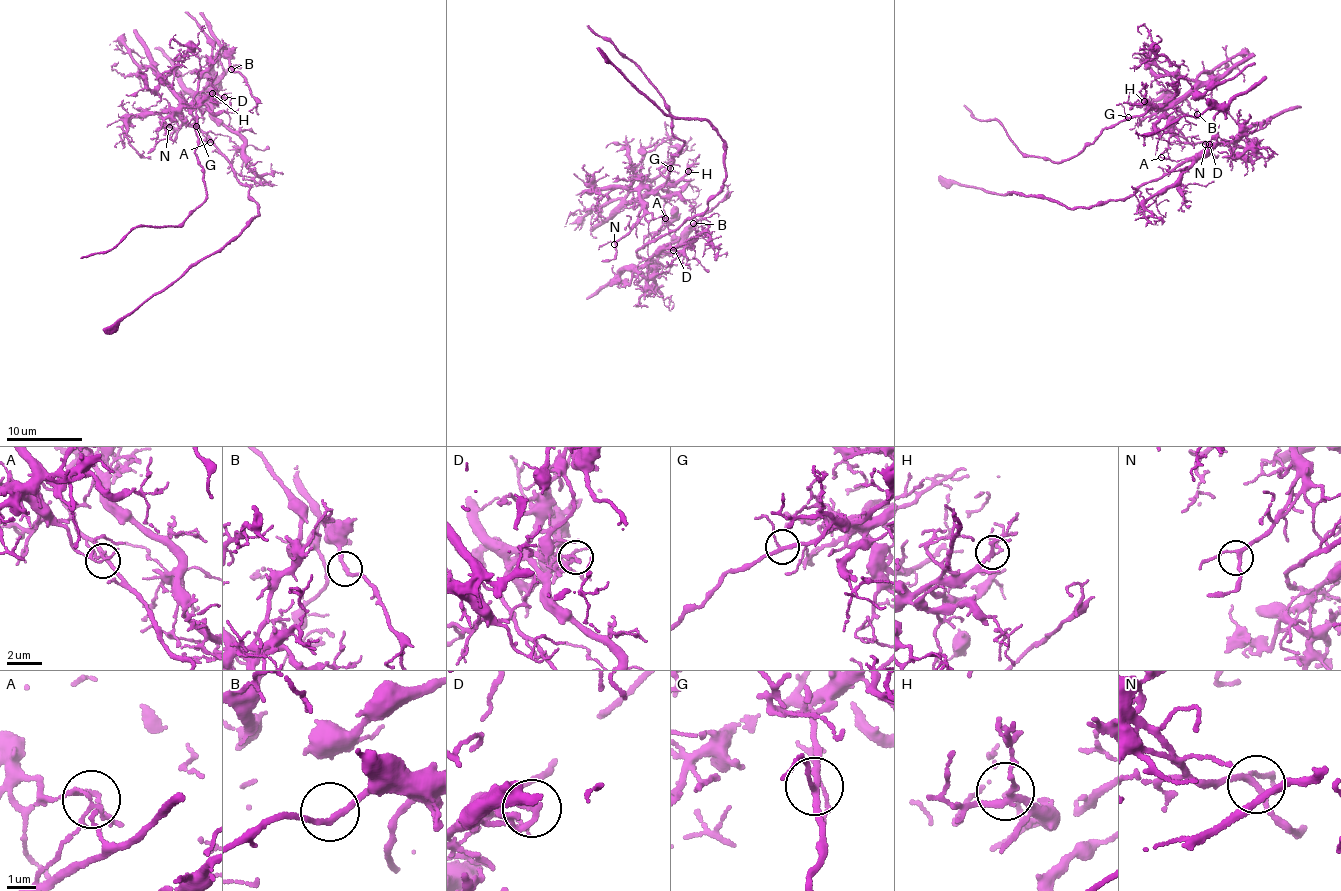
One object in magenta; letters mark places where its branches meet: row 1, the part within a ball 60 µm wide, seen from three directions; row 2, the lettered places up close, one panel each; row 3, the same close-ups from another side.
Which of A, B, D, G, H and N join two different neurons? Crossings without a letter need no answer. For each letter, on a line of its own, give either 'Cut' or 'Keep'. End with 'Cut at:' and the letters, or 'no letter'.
A: Cut
B: Keep
D: Cut
G: Keep
H: Keep
N: Keep
Cut at: A, D

